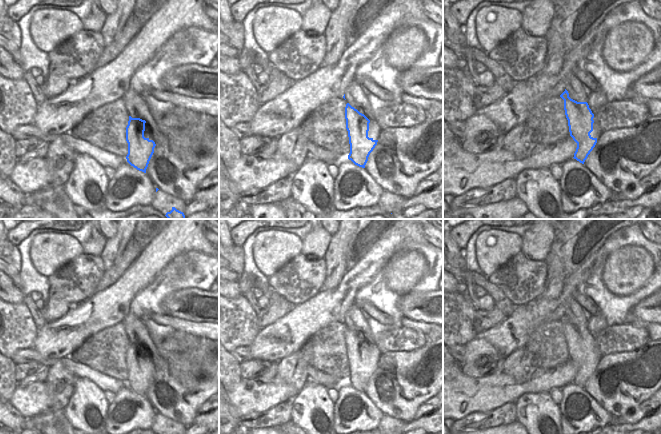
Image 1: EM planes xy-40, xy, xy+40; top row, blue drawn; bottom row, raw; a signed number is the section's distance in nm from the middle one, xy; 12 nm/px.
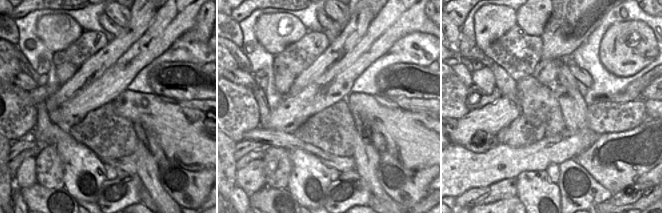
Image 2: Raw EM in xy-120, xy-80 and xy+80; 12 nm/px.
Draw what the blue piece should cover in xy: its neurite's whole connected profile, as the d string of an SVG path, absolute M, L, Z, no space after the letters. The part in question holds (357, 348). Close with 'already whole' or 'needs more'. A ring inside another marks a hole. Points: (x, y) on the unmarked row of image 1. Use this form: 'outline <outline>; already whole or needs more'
outline M349 327L345 331L345 343L350 368L348 383L365 392L368 381L378 366L368 361L370 344Z; already whole

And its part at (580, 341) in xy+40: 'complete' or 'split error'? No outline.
complete

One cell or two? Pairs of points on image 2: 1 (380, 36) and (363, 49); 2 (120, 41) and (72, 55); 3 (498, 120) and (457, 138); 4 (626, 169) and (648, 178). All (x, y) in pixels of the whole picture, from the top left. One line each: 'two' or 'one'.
1: one
2: two
3: one
4: two

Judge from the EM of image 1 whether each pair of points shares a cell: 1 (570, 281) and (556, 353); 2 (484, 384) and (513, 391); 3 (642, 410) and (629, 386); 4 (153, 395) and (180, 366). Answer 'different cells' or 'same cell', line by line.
1: different cells
2: same cell
3: different cells
4: same cell

